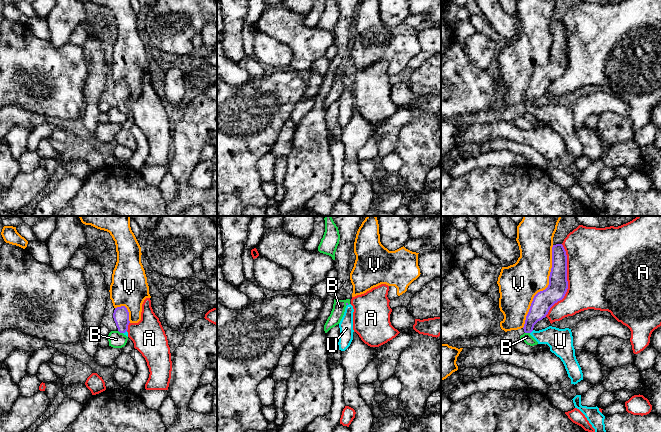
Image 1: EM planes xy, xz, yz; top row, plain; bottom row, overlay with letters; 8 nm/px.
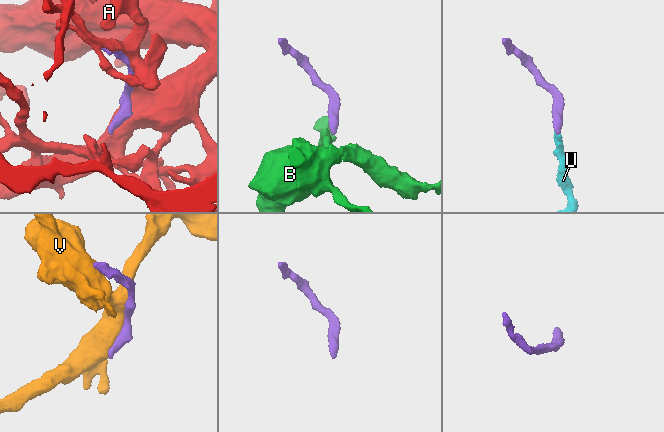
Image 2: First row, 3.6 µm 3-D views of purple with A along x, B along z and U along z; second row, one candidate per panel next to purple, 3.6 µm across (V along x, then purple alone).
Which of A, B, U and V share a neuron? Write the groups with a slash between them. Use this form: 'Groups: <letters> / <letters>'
Groups: A / B / U / V

